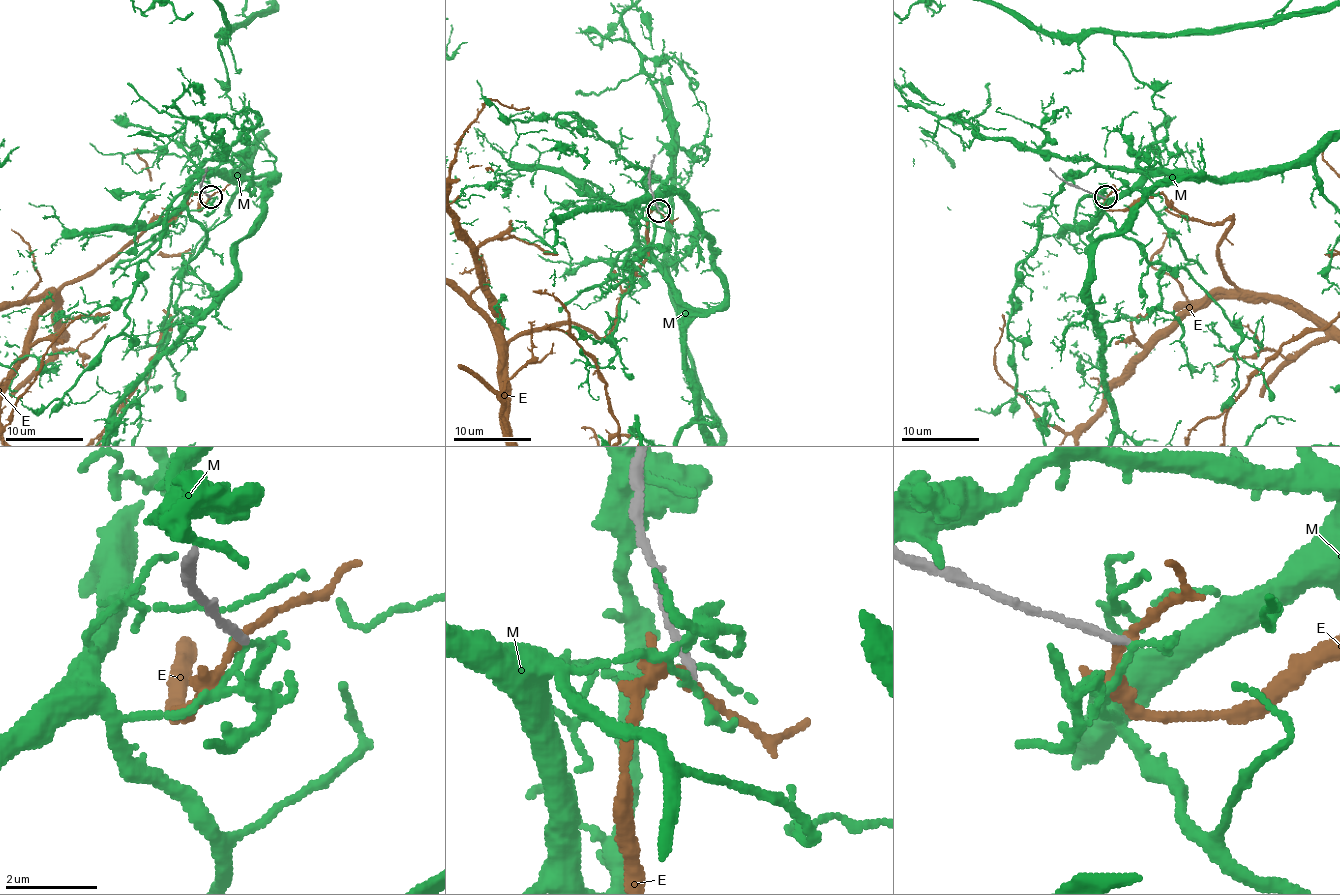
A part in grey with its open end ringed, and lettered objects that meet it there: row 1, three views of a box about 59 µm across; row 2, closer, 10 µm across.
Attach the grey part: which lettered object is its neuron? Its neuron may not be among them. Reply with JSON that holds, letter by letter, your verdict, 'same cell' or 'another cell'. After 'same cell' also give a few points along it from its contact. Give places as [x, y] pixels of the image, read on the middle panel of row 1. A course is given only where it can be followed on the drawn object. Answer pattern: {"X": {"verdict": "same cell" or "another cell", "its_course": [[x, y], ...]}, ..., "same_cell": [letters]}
{"E": {"verdict": "another cell"}, "M": {"verdict": "another cell"}, "same_cell": []}

